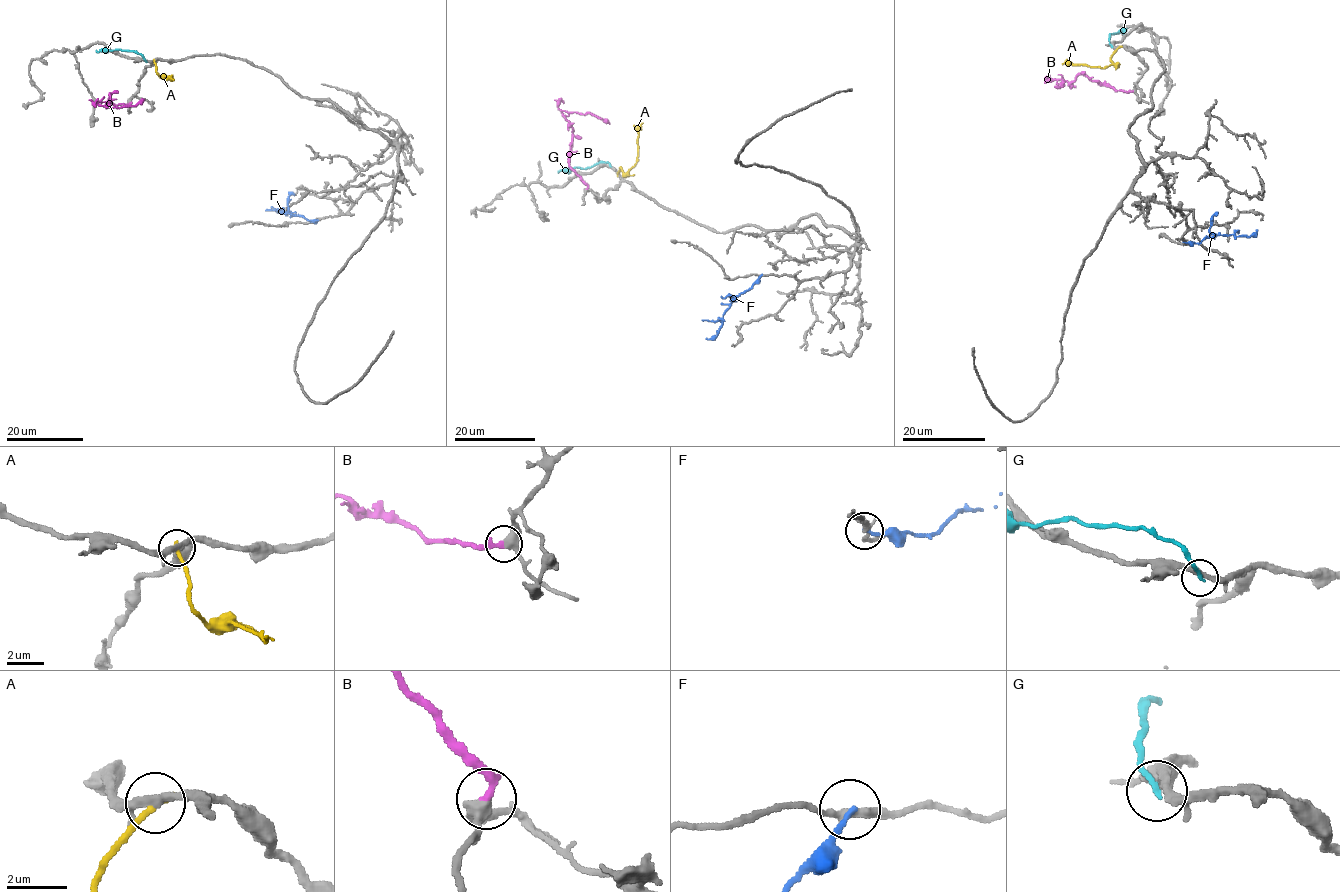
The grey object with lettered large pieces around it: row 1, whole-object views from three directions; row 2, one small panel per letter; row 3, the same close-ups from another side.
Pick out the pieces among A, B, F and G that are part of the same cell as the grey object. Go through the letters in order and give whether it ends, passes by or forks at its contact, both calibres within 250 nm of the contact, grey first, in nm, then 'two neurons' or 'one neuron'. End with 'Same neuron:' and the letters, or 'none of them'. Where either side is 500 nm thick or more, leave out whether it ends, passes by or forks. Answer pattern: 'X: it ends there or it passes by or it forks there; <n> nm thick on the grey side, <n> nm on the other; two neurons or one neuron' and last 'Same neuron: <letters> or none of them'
A: it ends there; 280 nm thick on the grey side, 240 nm on the other; two neurons
B: it ends there; 460 nm thick on the grey side, 280 nm on the other; one neuron
F: it ends there; 300 nm thick on the grey side, 170 nm on the other; two neurons
G: it ends there; 280 nm thick on the grey side, 200 nm on the other; two neurons
Same neuron: B

